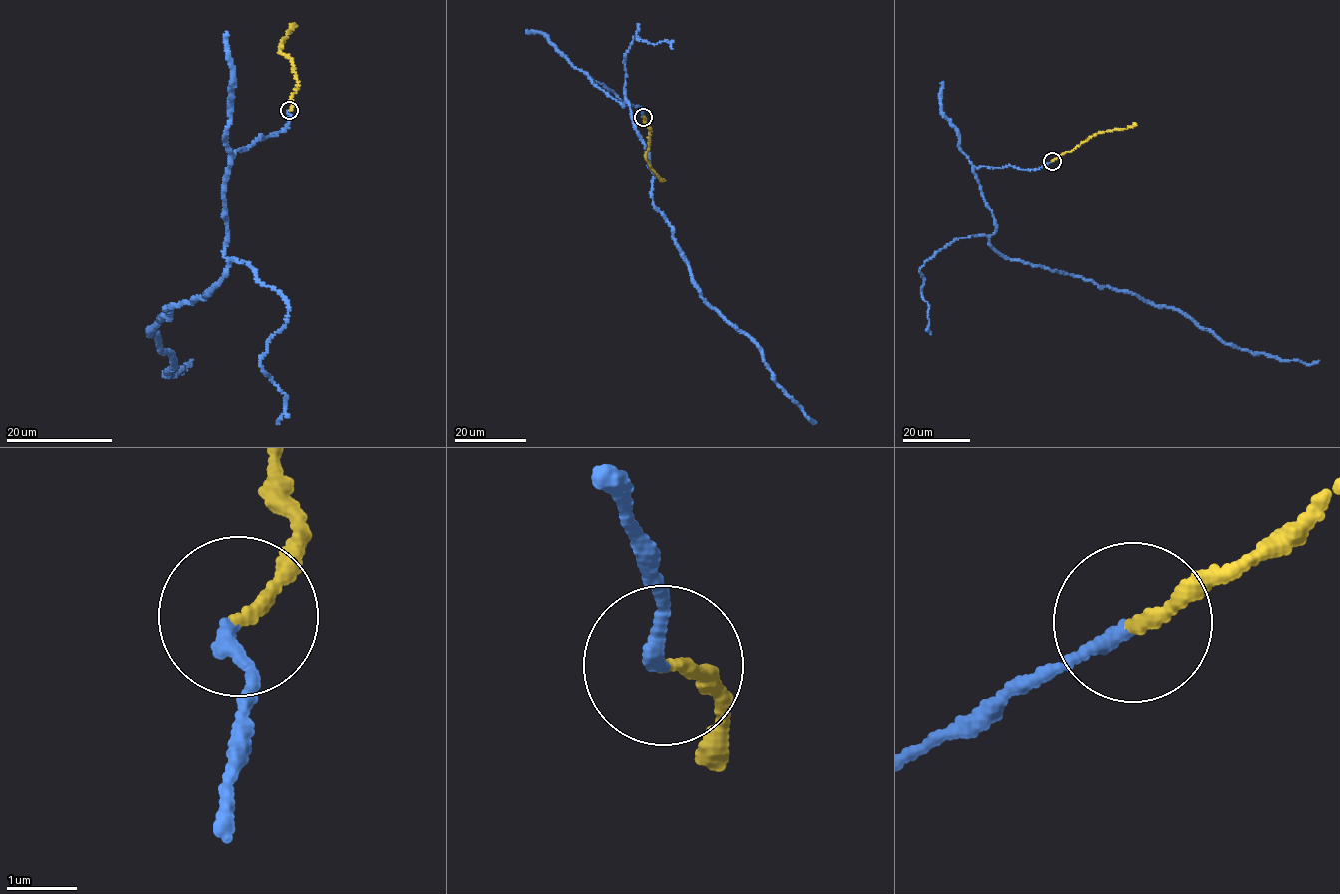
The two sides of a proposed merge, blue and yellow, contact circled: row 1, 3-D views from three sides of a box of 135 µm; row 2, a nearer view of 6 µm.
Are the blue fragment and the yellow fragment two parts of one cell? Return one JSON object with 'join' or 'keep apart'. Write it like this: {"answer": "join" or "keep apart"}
{"answer": "join"}

